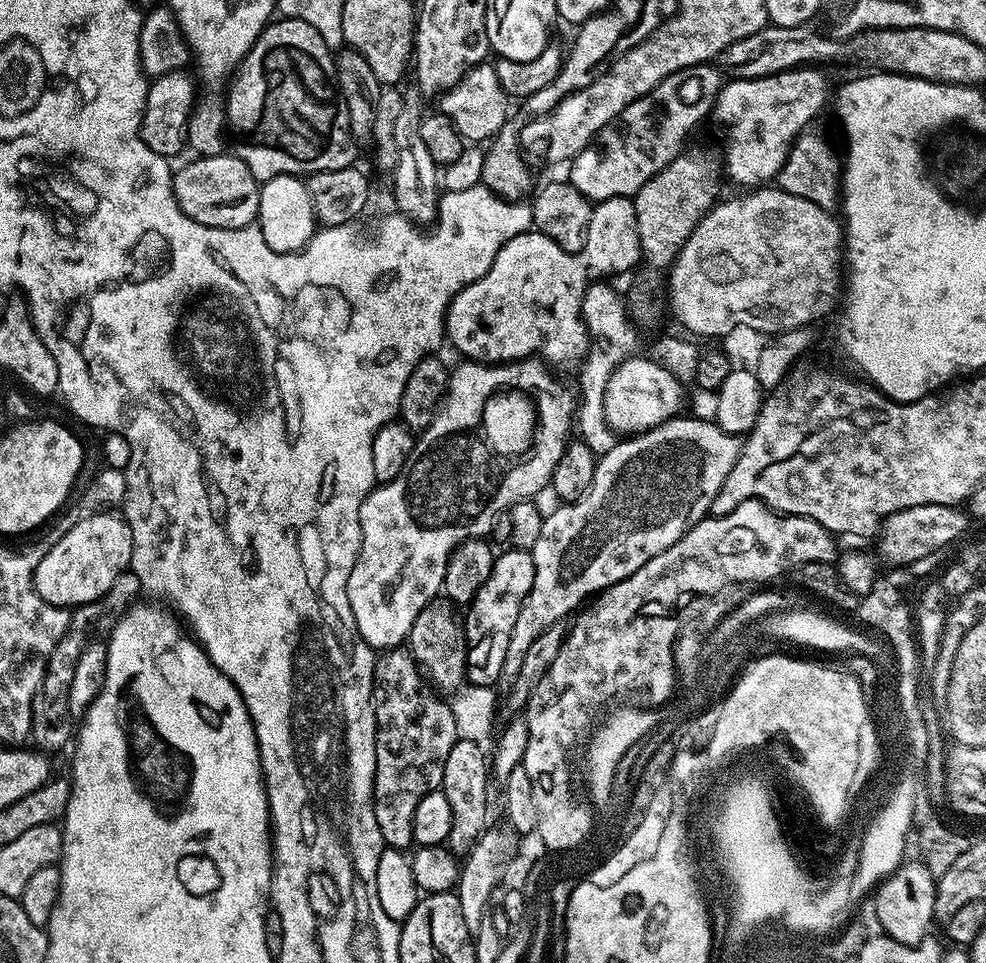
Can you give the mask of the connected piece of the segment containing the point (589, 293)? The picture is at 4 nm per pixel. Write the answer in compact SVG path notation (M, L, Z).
M592 282L584 292L584 322L588 326L589 337L595 340L590 351L582 361L582 369L588 377L578 388L578 411L574 416L574 424L578 429L579 439L590 446L590 450L603 454L613 448L618 439L617 433L604 421L604 387L610 374L629 354L635 353L637 329L626 313L626 300L623 300L608 282Z

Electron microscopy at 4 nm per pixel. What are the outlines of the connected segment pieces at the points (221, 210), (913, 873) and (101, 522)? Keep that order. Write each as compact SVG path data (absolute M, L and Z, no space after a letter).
M200 154L189 164L184 164L181 168L175 169L172 178L172 189L174 198L178 202L180 209L194 222L202 222L202 226L211 228L247 228L257 219L259 214L259 196L261 181L250 174L246 162L240 160L239 155L224 156L225 154Z
M920 858L901 863L892 875L888 876L874 893L876 900L876 920L880 923L879 931L903 944L918 944L929 935L928 927L934 924L934 898L936 897L937 879L930 874Z
M109 510L94 514L90 518L82 518L82 522L74 526L74 530L61 532L58 542L54 542L54 546L45 554L42 562L38 562L34 582L38 594L42 594L46 602L59 608L68 608L73 606L72 604L88 604L91 600L103 601L105 599L103 596L115 586L116 579L123 572L129 571L131 563L132 531L130 526L119 511Z

